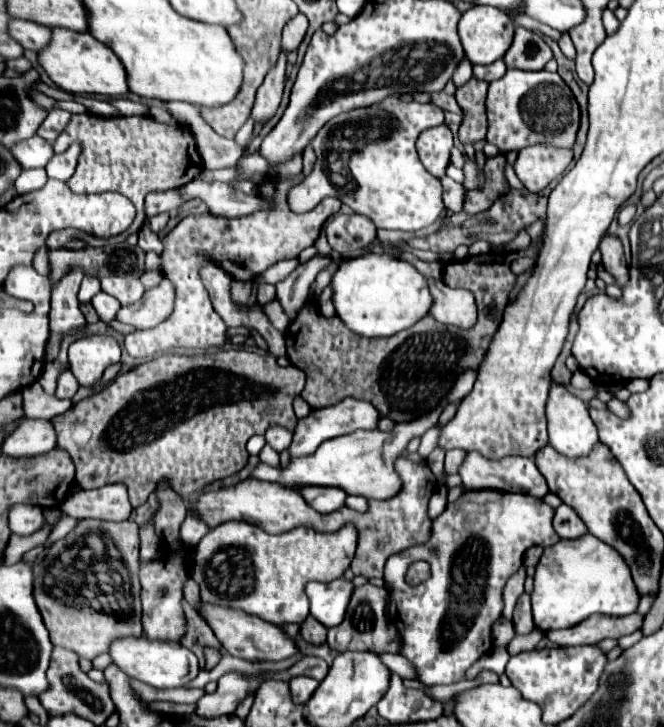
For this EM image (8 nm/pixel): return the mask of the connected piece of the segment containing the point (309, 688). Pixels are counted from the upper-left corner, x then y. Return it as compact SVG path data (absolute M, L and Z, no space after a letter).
M295 676L287 684L291 690L291 700L295 704L305 704L311 698L311 694L315 692L315 688L319 686L319 682L311 676Z

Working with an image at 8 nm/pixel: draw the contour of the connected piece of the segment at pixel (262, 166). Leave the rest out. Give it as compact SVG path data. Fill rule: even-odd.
M259 152L241 158L241 160L239 160L239 168L243 168L243 174L241 174L243 180L249 180L249 176L251 176L253 172L267 172L267 170L269 170L267 162L259 156Z

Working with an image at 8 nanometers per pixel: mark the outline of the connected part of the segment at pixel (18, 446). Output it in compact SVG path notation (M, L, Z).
M23 418L13 434L5 438L1 452L13 458L31 458L55 448L55 430L49 420Z

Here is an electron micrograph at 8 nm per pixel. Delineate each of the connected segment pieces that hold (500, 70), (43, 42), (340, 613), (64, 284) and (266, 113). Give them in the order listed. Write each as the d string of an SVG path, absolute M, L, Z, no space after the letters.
M495 60L493 64L487 64L487 66L473 66L473 76L479 78L479 80L491 82L491 80L501 78L505 74L505 70L507 70L505 62L503 60Z
M15 18L11 20L9 34L13 34L13 38L17 38L17 42L21 42L25 50L33 50L33 52L43 52L51 40L47 26L25 22L25 20L15 20Z
M345 578L333 582L309 582L305 594L311 602L311 616L323 626L333 628L345 617L353 584Z
M71 270L51 292L51 333L48 339L50 348L46 355L49 362L54 361L60 351L63 335L69 328L85 324L85 316L79 310L79 284L83 280L81 270Z
M281 48L277 64L273 70L269 70L269 74L265 76L263 84L257 90L257 98L255 98L255 106L253 106L253 120L269 120L281 102L283 96L283 82L285 82L285 66L287 66L287 52Z

